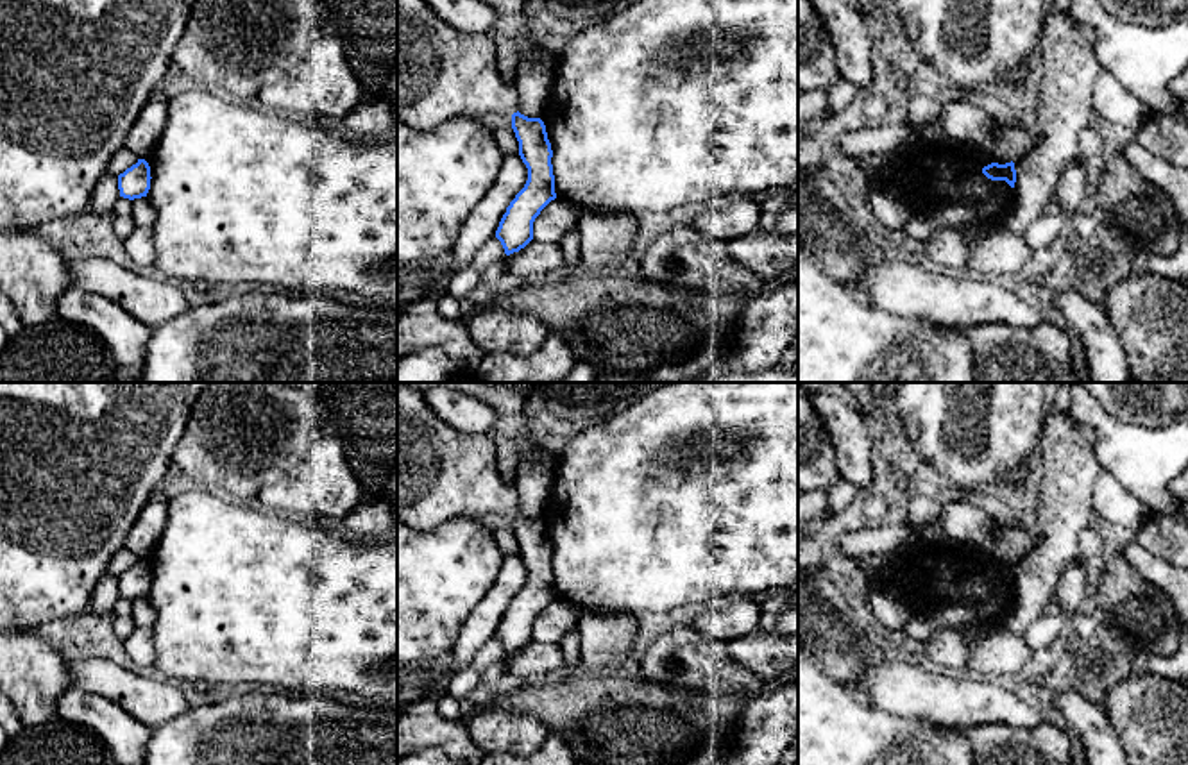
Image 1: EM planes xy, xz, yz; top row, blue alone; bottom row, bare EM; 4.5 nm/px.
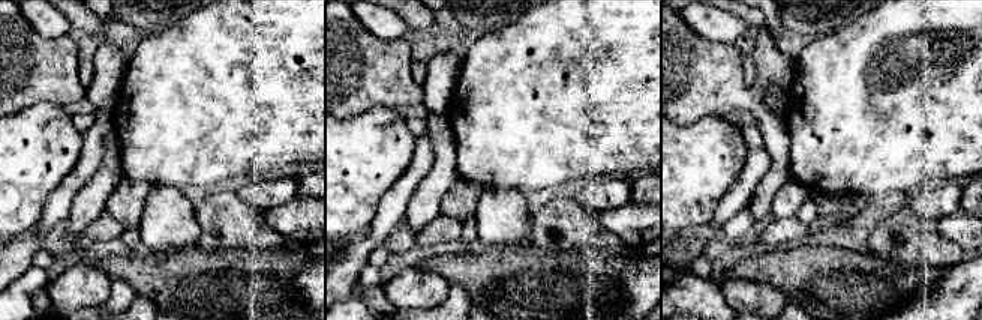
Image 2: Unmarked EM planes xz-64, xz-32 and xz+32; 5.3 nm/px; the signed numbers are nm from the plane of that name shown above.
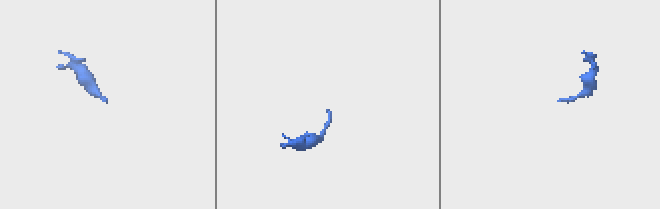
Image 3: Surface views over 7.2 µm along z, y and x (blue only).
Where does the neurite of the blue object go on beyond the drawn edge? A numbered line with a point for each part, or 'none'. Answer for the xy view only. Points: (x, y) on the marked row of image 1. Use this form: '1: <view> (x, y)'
none

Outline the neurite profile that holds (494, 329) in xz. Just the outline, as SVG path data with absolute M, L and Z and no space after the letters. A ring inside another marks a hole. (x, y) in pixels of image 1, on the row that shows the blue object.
M488 307L465 320L472 341L487 352L528 356L537 352L547 329L531 315Z

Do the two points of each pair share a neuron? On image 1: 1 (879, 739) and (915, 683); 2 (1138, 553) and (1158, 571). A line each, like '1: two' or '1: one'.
1: two
2: one

